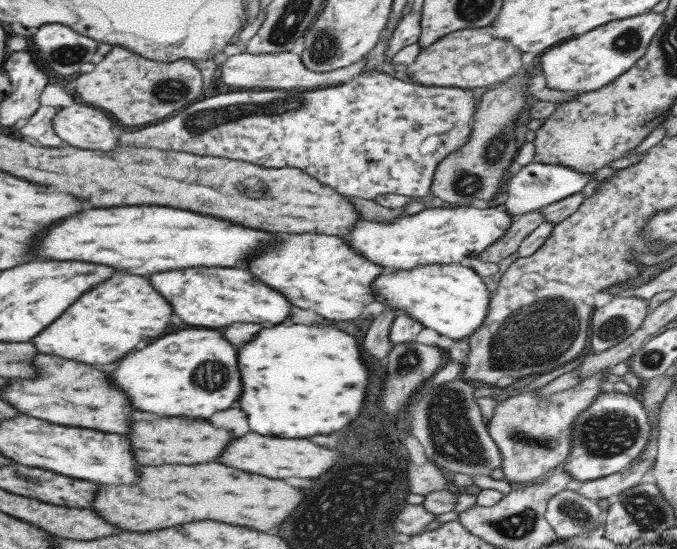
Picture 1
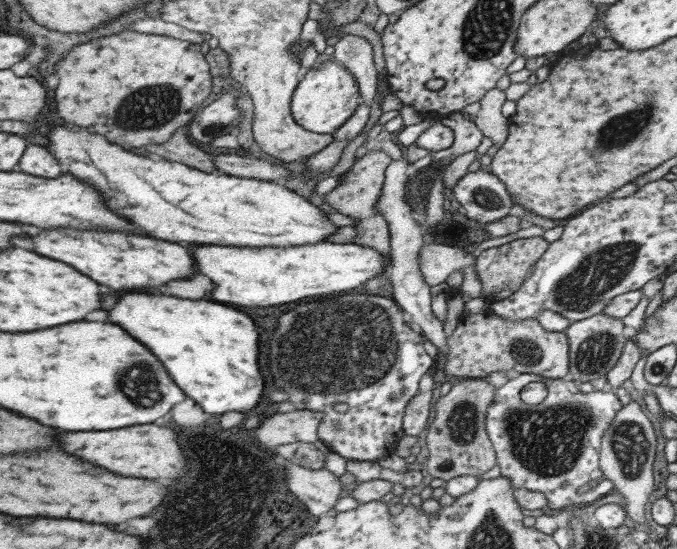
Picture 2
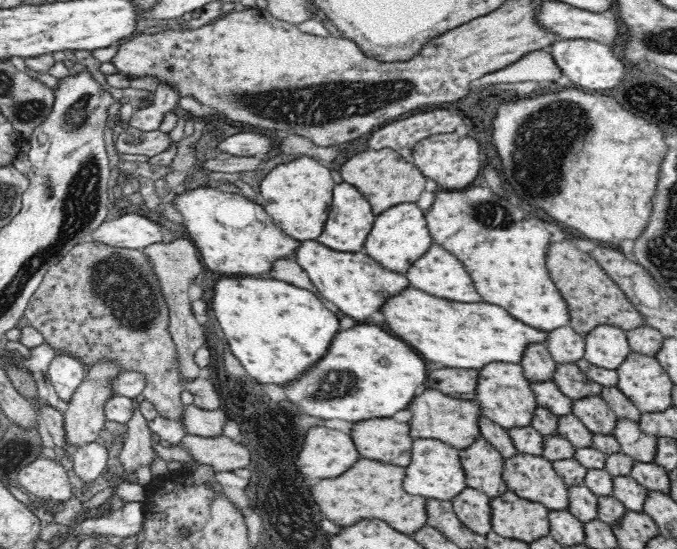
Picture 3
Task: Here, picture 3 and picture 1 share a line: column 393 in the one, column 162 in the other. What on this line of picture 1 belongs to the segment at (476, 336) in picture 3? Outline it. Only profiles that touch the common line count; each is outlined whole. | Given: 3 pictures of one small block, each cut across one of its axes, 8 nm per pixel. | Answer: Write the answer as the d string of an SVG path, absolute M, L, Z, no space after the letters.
M113 272L107 280L91 288L91 292L83 292L83 296L65 308L51 326L43 328L31 344L37 348L37 353L53 354L82 364L111 364L125 352L135 350L137 344L141 348L153 338L159 338L169 322L169 316L169 304L143 276Z

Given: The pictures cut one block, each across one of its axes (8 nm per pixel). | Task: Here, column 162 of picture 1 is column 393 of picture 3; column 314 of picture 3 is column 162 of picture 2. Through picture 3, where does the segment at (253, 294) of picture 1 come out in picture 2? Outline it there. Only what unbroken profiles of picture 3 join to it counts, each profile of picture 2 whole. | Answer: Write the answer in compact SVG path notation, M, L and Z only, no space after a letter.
M47 228L37 236L29 236L35 244L35 254L47 256L53 260L61 260L69 266L73 266L77 272L89 276L97 284L109 286L111 290L121 290L121 292L131 292L131 290L151 290L153 286L163 286L169 280L175 278L187 278L191 274L196 274L193 270L192 252L183 244L156 239L145 234L135 234L133 232L123 232L122 230L75 230L74 228Z

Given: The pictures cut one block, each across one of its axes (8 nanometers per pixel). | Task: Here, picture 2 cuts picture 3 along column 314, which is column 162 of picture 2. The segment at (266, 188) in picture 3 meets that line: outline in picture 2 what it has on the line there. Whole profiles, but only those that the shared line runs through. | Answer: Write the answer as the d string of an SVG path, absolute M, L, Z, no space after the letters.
M49 126L49 133L46 138L49 139L49 146L44 146L52 154L53 158L58 161L65 173L71 173L76 176L76 179L81 179L83 183L91 186L104 198L106 205L112 210L113 213L121 215L126 221L129 221L132 225L140 228L143 234L151 236L156 239L169 241L172 243L193 243L193 244L215 244L215 245L234 245L235 247L287 247L287 246L299 246L300 244L317 244L324 240L326 236L329 236L332 232L337 230L337 227L328 220L328 216L309 203L307 199L303 198L299 194L288 190L283 187L283 184L279 182L270 182L257 179L248 179L243 177L235 177L225 175L223 173L207 173L201 172L196 168L189 168L185 164L170 162L149 156L148 154L140 151L134 151L121 148L117 144L111 144L110 141L103 140L103 136L99 134L91 134L91 132L85 132L85 130L79 130L79 128L69 128L69 126Z

